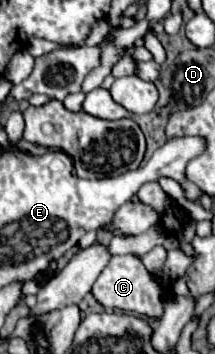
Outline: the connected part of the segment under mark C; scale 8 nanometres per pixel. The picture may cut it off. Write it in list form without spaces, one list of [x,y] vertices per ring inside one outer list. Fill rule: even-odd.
[[[124,254],[124,256],[112,256],[104,272],[98,276],[98,280],[92,286],[94,300],[104,308],[118,308],[124,312],[134,312],[142,318],[162,318],[164,314],[164,302],[170,294],[168,286],[160,286],[158,280],[146,270],[142,260],[136,254]]]

